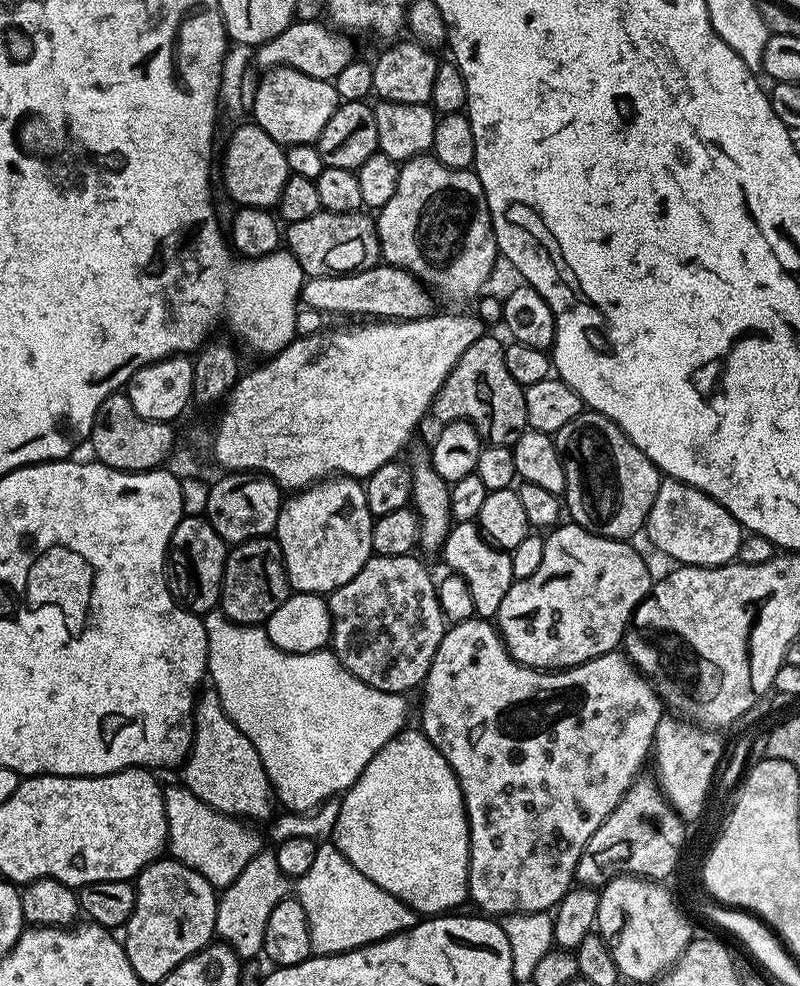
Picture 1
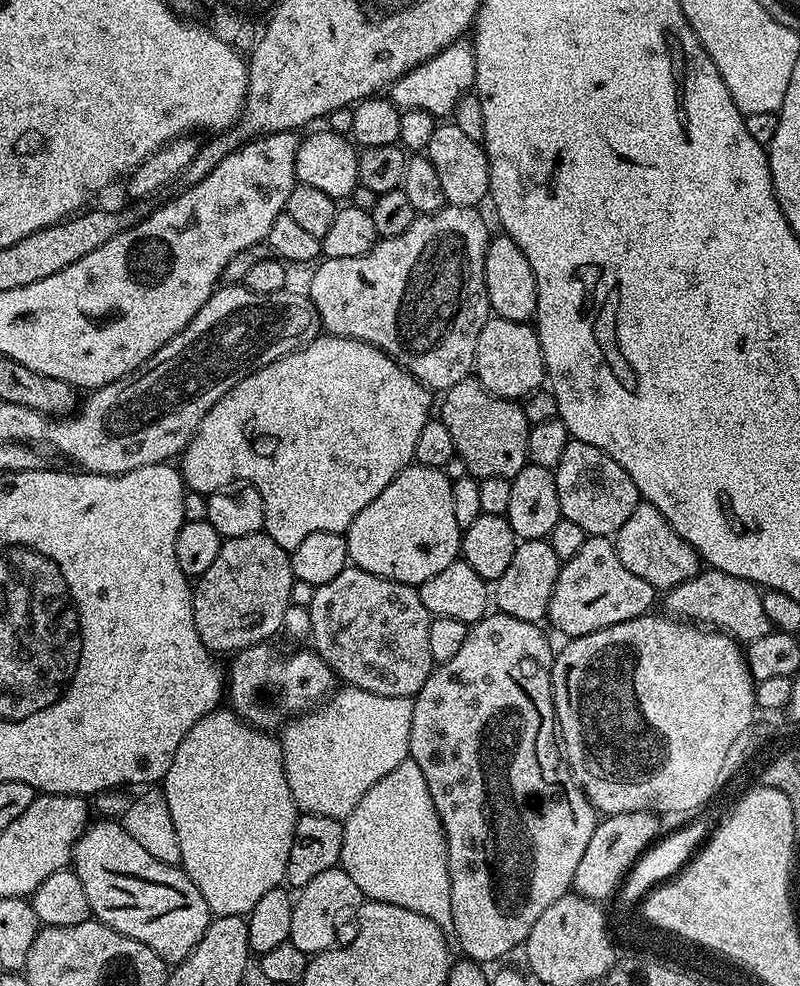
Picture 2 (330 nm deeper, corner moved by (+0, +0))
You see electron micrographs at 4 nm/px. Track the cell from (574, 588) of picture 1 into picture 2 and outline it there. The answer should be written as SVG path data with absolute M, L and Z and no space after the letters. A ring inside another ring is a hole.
M588 536L583 542L581 549L578 550L578 554L574 554L574 558L570 558L569 560L563 561L560 566L560 573L558 574L558 582L554 582L554 590L550 594L550 598L548 599L548 614L546 617L547 623L552 623L554 627L557 628L560 632L565 632L565 637L571 638L573 636L585 636L586 634L590 634L591 632L597 632L598 630L602 630L603 628L608 628L612 624L617 624L618 622L626 622L627 620L633 620L634 618L638 618L639 616L649 615L653 611L652 603L655 602L657 596L658 600L658 589L654 586L650 586L650 582L646 582L646 578L638 578L638 574L633 574L631 570L626 570L626 566L622 566L622 558L618 558L618 554L616 553L616 545L613 543L609 537L606 536Z

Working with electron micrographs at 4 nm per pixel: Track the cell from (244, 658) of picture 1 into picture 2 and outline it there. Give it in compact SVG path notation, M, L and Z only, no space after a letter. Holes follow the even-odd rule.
M355 686L341 689L341 692L333 691L319 706L289 719L278 736L284 755L286 782L290 782L290 794L294 794L297 809L301 813L322 814L339 821L343 821L354 810L354 806L362 802L366 790L370 790L374 782L390 774L390 770L397 768L403 760L409 759L412 721L412 700L409 697L390 698L382 694L370 694Z

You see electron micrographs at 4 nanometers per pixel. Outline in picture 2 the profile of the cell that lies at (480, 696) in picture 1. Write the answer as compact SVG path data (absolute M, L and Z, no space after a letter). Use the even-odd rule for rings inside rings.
M496 610L471 625L466 634L466 642L458 649L458 654L445 664L436 664L430 678L418 690L412 700L412 721L410 722L410 742L408 750L410 758L422 770L426 777L426 786L430 790L430 798L434 798L434 806L438 810L440 820L444 824L444 837L448 843L448 869L450 870L450 902L452 903L452 928L460 939L460 948L465 957L477 962L484 960L500 960L507 952L521 947L524 939L530 934L534 922L546 911L546 906L554 906L558 898L569 895L572 888L574 870L578 870L578 862L582 862L582 854L586 854L586 846L590 846L590 834L594 834L598 823L598 813L586 798L580 785L572 778L571 771L559 755L551 756L544 752L544 744L548 744L558 736L556 727L556 711L552 705L552 661L554 647L544 637L539 623L531 624L517 616Z

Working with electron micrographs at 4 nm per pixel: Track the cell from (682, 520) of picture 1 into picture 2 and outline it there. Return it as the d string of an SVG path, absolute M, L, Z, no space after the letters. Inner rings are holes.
M641 502L636 505L634 514L622 522L614 537L616 553L622 558L622 566L646 578L650 586L658 590L677 588L682 582L694 578L701 571L702 561L698 553L666 522L666 518L653 504Z

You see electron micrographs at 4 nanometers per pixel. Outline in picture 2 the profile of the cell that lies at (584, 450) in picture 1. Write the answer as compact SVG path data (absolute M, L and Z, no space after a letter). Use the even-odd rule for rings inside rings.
M569 439L566 450L562 450L562 462L558 462L554 475L561 517L578 522L588 536L615 537L622 522L634 514L636 505L642 500L630 474L626 474L626 470L622 470L622 466L618 466L610 454L581 440Z

